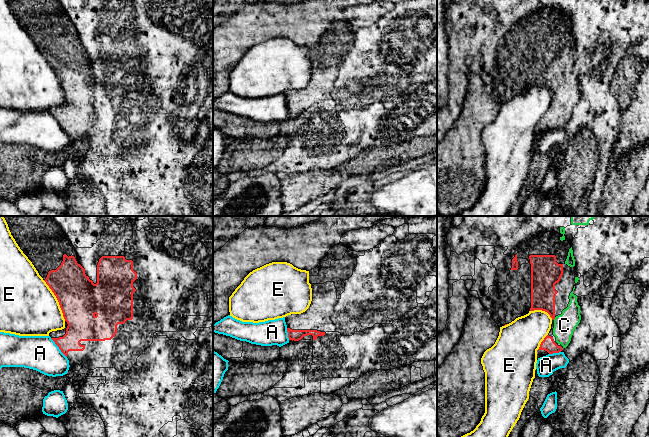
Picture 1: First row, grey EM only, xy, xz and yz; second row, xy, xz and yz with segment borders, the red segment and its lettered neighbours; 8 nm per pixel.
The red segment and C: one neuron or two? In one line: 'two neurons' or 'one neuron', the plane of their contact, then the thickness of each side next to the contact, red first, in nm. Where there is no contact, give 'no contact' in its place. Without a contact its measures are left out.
one neuron; meets red in yz; 200 nm thick on the red side, 180 nm on the other

